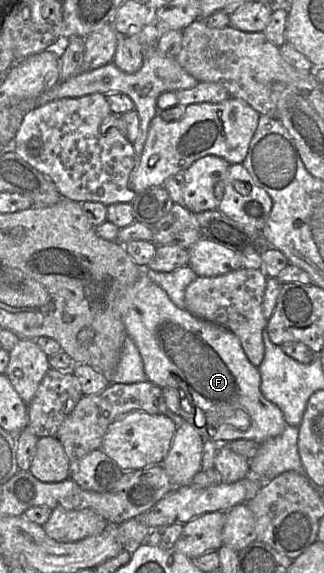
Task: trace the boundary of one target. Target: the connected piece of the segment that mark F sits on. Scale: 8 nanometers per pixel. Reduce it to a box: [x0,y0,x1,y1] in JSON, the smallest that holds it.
[123,270,288,445]

